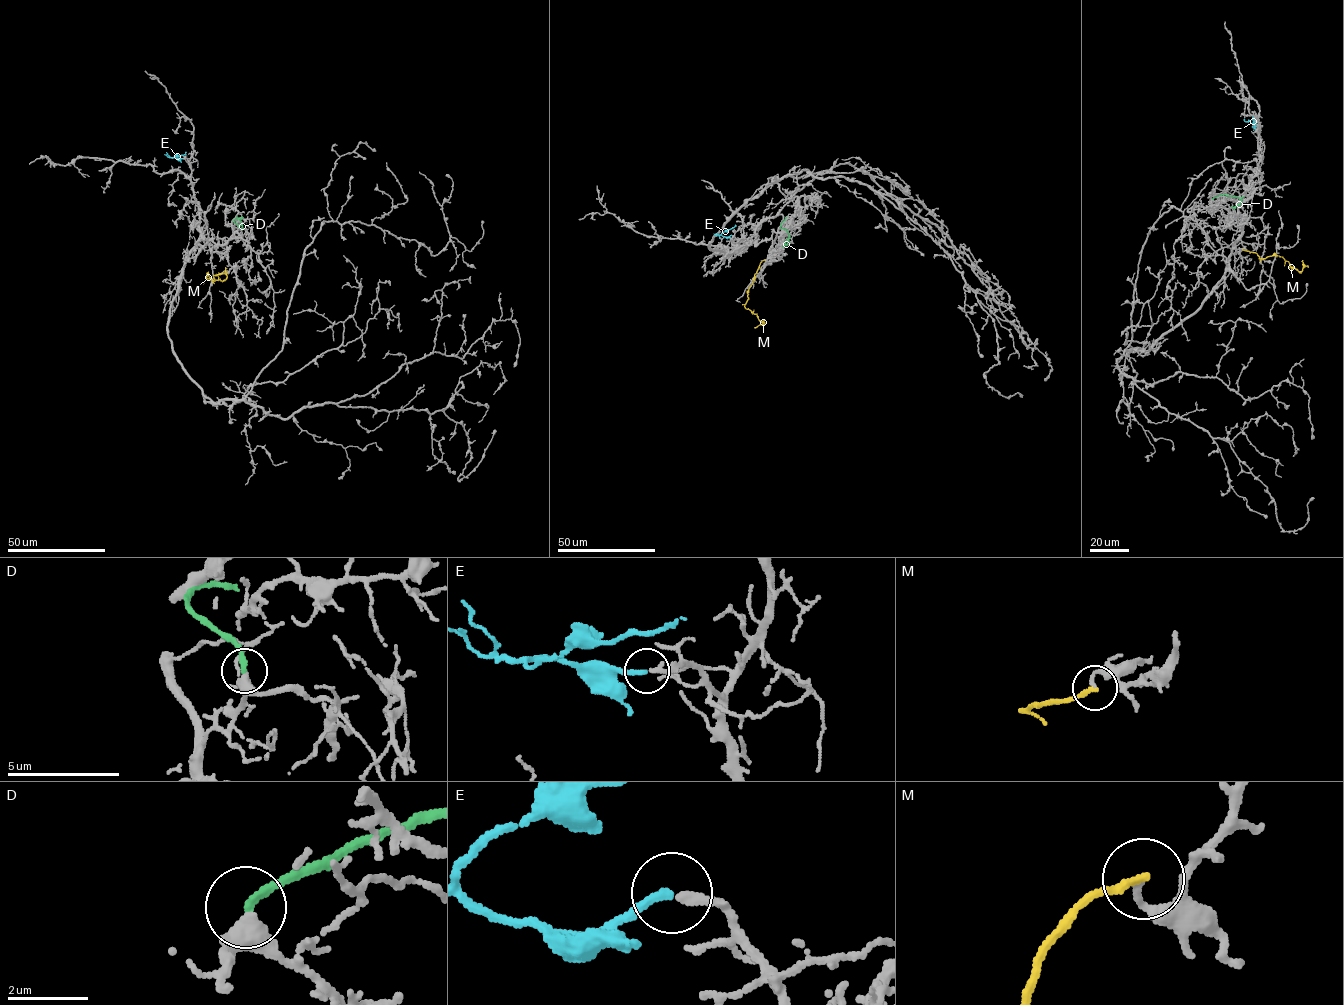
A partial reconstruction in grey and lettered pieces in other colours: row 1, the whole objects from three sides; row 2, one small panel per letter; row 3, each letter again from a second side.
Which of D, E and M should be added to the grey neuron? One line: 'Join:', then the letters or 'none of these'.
Join: E

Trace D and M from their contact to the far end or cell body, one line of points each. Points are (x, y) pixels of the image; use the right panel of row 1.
D: (1212, 199), (1224, 194), (1241, 200), (1231, 206)
M: (1242, 249), (1254, 252), (1261, 258), (1281, 256), (1299, 272), (1308, 266)

